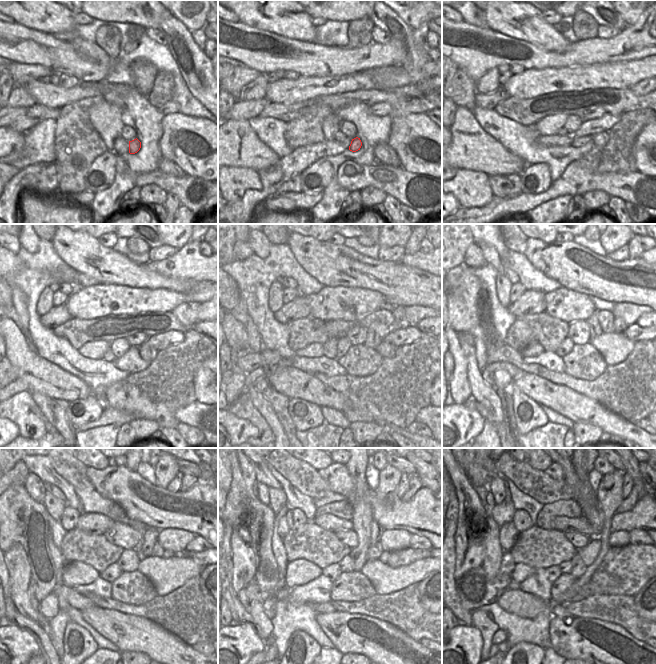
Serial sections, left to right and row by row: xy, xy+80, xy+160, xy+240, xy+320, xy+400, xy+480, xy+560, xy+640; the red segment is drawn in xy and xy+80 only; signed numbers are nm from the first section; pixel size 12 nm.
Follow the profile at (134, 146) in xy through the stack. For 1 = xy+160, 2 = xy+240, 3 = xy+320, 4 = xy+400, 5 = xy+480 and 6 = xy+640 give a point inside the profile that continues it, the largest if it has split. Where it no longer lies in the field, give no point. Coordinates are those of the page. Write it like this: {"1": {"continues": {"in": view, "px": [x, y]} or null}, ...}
{"1": {"continues": {"in": "xy+160", "px": [580, 141]}}, "2": {"continues": {"in": "xy+240", "px": [131, 361]}}, "3": {"continues": {"in": "xy+320", "px": [360, 361]}}, "4": {"continues": {"in": "xy+400", "px": [584, 362]}}, "5": {"continues": {"in": "xy+480", "px": [133, 587]}}, "6": {"continues": {"in": "xy+640", "px": [563, 583]}}}

